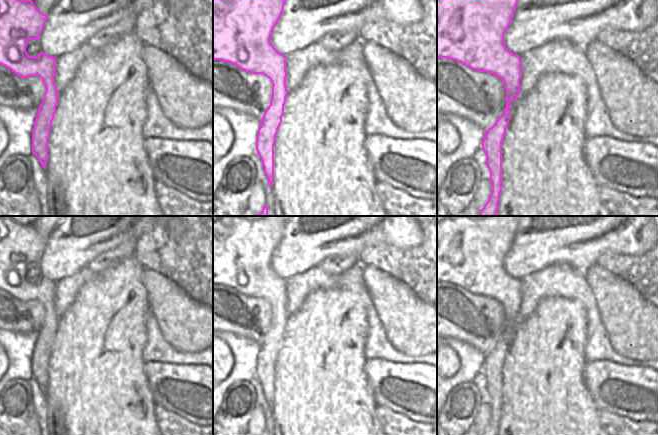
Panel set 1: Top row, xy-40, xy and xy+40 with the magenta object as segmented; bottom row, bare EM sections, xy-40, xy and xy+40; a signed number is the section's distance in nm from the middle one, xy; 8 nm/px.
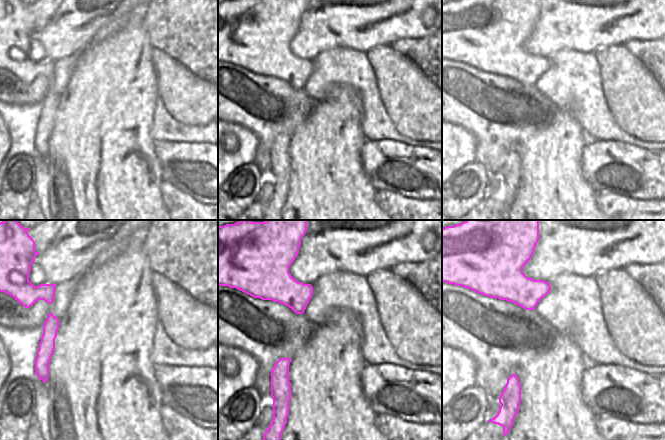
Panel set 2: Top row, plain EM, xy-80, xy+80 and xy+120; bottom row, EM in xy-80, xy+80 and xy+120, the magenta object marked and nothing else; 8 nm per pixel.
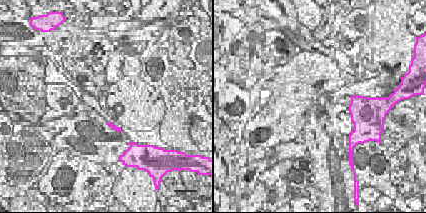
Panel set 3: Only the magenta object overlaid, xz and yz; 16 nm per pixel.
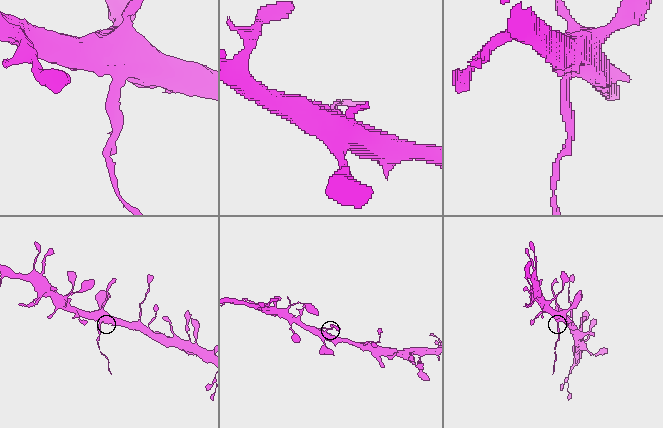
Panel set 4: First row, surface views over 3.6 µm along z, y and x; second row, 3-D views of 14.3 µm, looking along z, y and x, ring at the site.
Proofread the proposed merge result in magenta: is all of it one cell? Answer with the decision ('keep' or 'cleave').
cleave

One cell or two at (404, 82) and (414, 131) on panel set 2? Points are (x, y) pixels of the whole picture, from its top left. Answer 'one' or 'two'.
one

